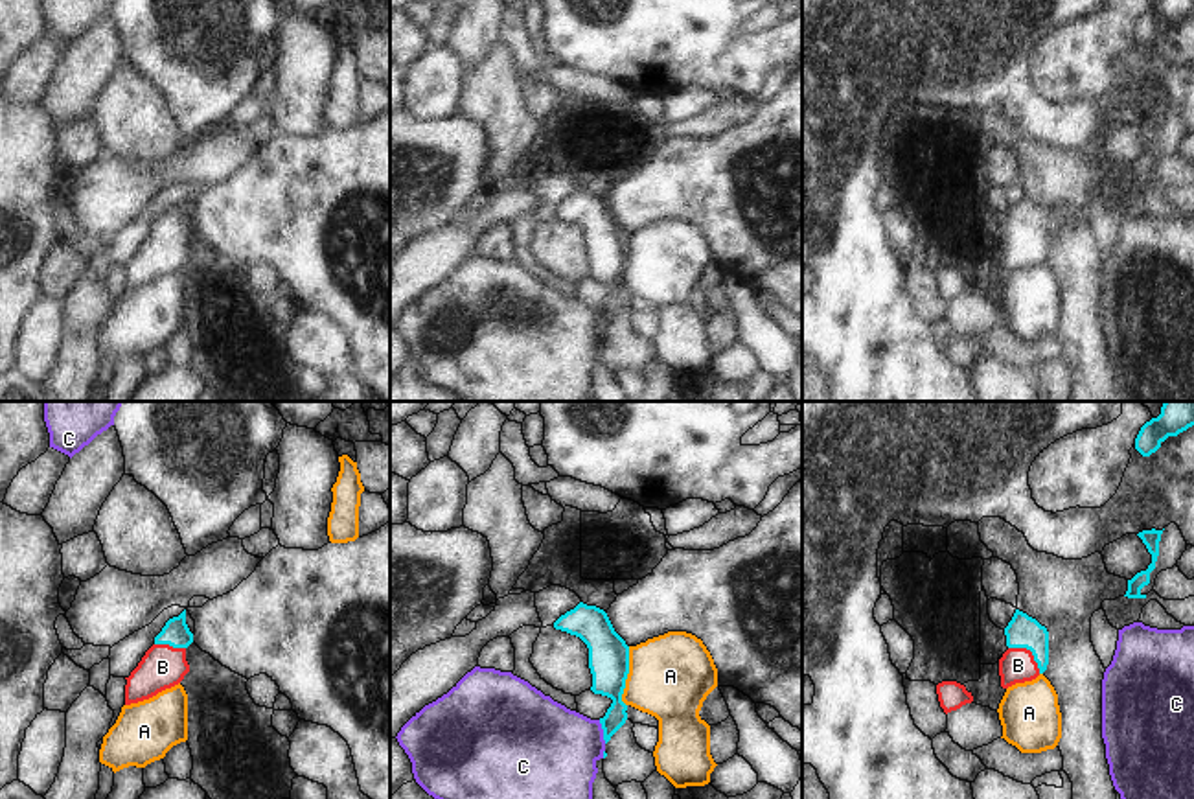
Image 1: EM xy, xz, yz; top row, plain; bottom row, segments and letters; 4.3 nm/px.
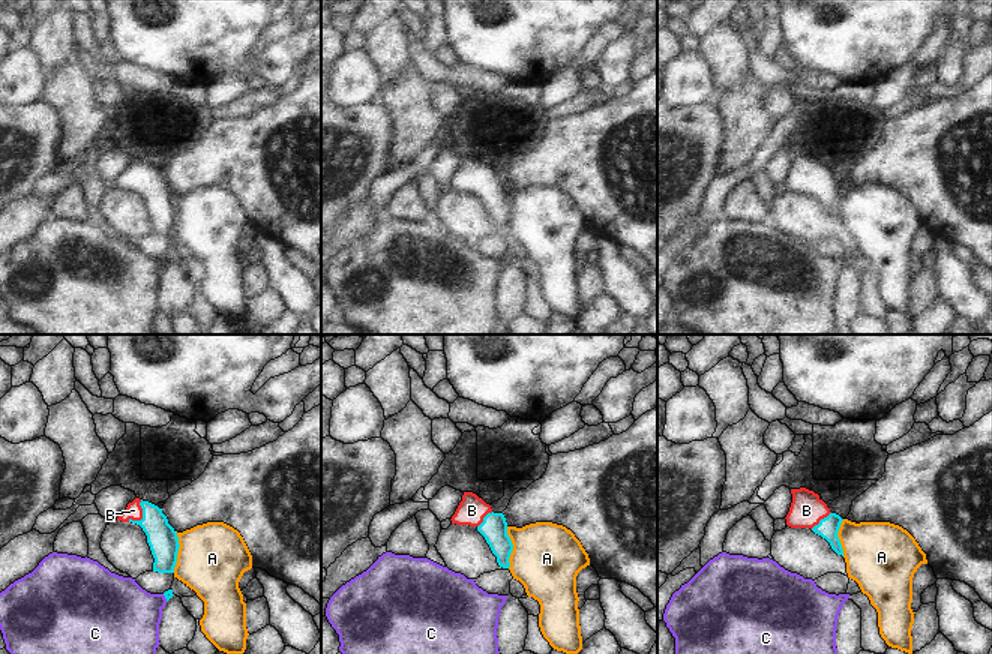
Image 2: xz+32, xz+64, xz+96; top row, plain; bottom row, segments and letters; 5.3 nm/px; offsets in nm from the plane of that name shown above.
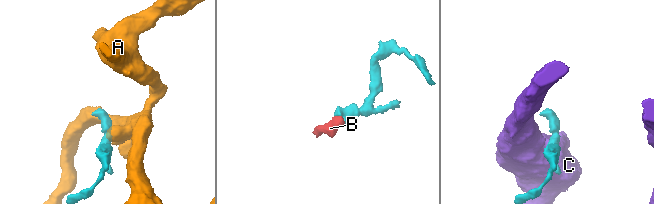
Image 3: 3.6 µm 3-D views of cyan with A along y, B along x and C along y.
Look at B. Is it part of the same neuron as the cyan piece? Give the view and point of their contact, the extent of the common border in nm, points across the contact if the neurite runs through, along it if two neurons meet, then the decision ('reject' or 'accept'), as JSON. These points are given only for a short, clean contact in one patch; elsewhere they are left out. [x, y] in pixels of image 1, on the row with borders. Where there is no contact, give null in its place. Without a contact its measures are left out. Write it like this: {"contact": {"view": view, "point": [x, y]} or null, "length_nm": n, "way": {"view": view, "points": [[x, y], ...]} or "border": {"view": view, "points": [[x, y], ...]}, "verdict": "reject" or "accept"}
{"contact": {"view": "yz", "point": [1031, 650]}, "length_nm": 180, "way": {"view": "yz", "points": [[1023, 632], [1031, 650], [1018, 665]]}, "verdict": "accept"}

